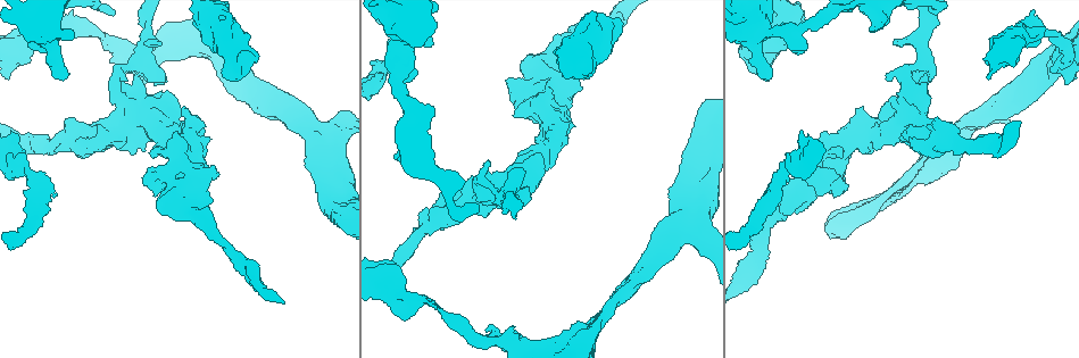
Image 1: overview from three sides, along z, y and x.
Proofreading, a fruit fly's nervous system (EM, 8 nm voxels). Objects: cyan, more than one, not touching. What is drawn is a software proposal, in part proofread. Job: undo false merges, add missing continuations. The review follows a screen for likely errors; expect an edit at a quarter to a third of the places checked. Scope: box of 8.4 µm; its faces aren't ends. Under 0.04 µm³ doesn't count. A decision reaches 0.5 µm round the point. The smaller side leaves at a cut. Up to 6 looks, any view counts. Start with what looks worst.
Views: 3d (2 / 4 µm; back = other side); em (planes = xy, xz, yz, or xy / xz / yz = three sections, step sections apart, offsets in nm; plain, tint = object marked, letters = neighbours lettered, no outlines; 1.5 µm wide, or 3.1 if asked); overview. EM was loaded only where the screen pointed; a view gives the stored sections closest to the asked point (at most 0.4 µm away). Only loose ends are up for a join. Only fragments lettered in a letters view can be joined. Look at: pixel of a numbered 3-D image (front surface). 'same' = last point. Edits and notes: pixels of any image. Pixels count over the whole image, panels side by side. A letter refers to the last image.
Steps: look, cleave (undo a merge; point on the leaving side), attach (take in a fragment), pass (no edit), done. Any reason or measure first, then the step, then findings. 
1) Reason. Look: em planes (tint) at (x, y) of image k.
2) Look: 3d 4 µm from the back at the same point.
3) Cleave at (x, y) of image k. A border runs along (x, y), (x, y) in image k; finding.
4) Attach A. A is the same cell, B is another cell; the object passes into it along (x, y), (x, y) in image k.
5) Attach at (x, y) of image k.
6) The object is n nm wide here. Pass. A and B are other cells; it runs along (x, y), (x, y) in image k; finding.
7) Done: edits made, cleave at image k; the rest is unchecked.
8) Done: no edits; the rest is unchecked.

Look: em planes (letters) at (619, 25) of image 1.

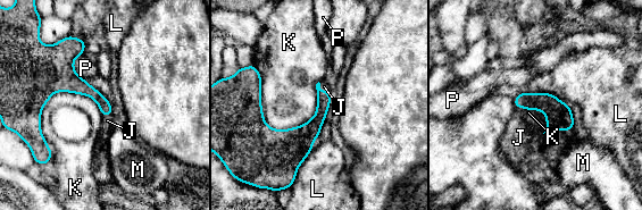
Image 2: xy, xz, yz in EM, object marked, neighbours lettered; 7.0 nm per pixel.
Attach J. J is the same cell, K, L, M and P are other cells; the object passes into it along (315, 124), (320, 90), (324, 86) in image 2; the neuron continues.

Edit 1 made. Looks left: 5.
Branch stops here. Look: em xy step 8 (tint) at (522, 171) of image 1.

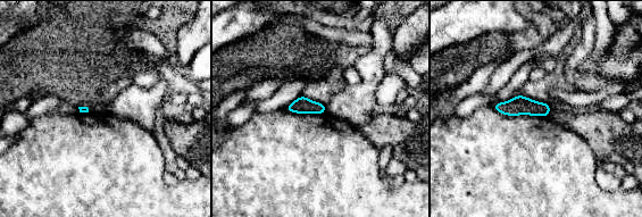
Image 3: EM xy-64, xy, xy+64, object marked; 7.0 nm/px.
Another direction. Look: em xz step 4 (letters) at the same point.

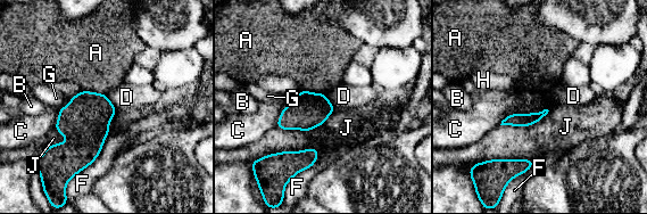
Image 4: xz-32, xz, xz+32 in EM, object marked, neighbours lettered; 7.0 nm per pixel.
Pass. A, B, C, D, F, G, H and J are other cells; a border runs along (548, 109), (508, 114), (499, 124) in image 4; none of them fits.

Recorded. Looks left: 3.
Sharp bend. Look: em planes (letters) at (400, 70) of image 1.

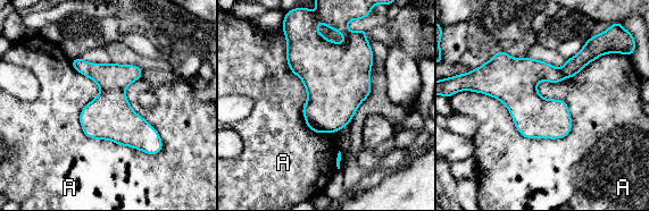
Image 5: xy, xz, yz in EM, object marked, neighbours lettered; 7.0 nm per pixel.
Cleave at (310, 125) of image 5. A is another cell; a border runs along (307, 119), (325, 131) in image 5; a second neuron is stuck on.

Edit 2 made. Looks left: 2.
Done: edits made, attach at image 2, cleave at image 5; the rest is unchecked.

